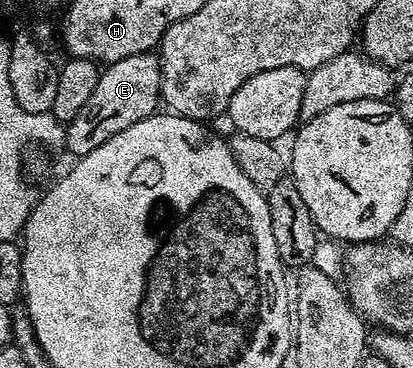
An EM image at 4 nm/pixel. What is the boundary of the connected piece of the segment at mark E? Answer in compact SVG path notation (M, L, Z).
M146 53L135 57L123 57L123 61L108 64L98 74L95 90L87 105L65 128L65 146L68 154L80 157L99 149L103 141L123 133L135 121L143 121L154 114L161 103L161 61L156 54Z

